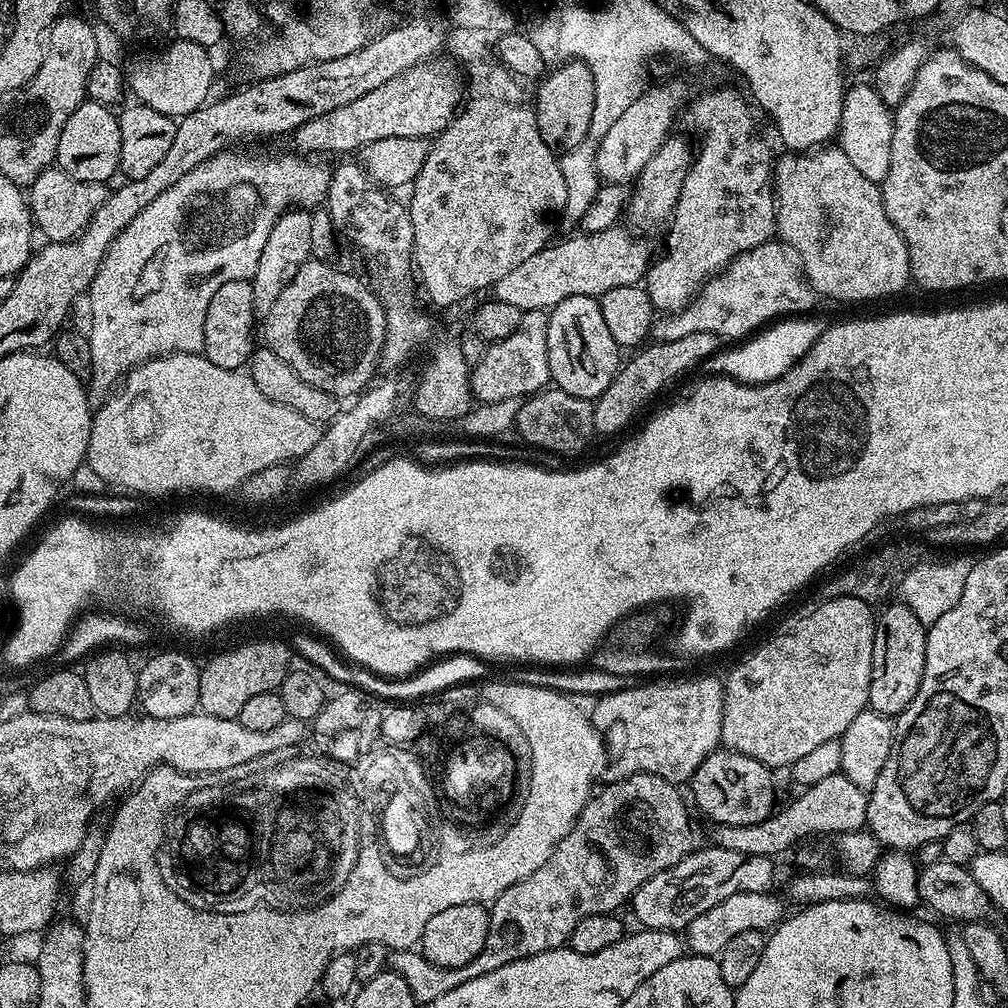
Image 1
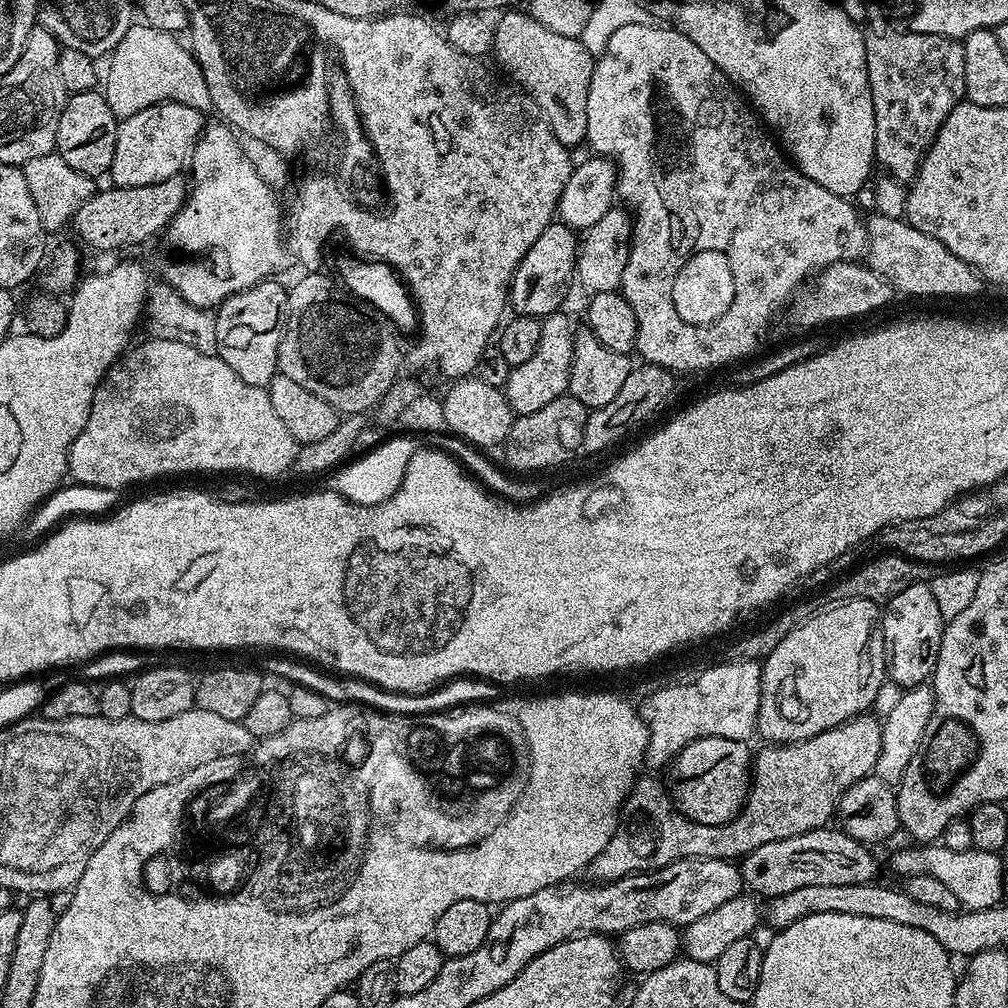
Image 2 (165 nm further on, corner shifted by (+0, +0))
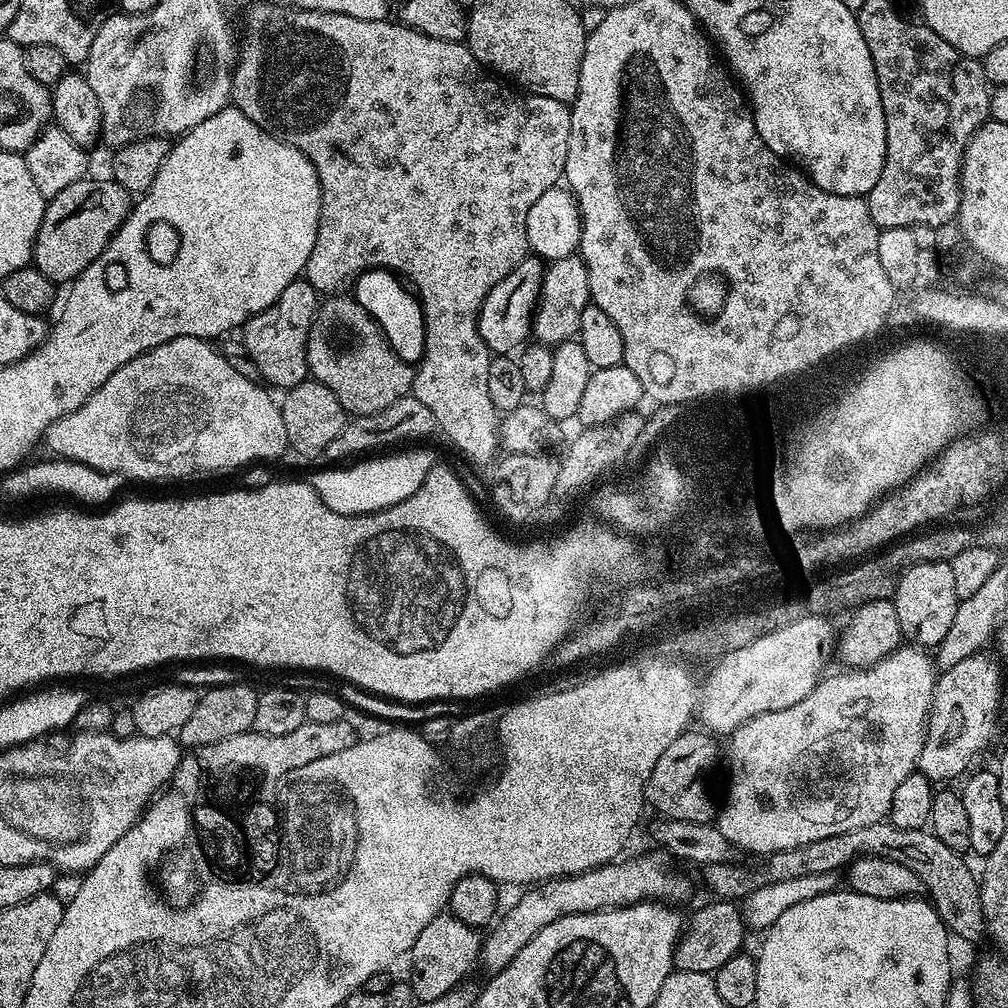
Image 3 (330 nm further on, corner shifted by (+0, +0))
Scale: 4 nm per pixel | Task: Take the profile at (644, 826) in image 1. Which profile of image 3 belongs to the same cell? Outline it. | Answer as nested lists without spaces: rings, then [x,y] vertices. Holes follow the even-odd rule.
[[[901,646],[868,668],[848,668],[843,671],[821,678],[814,690],[810,690],[810,694],[802,698],[802,702],[794,702],[794,706],[786,706],[786,710],[770,710],[766,714],[758,714],[742,722],[742,726],[731,732],[731,739],[736,739],[736,796],[730,797],[721,808],[719,805],[714,825],[732,846],[737,849],[740,847],[744,852],[754,852],[756,856],[765,856],[782,850],[797,849],[798,846],[846,833],[847,830],[879,824],[889,815],[891,800],[898,786],[905,782],[908,775],[917,771],[928,730],[928,713],[932,711],[932,695],[938,679],[938,669],[933,657],[919,646]]]

